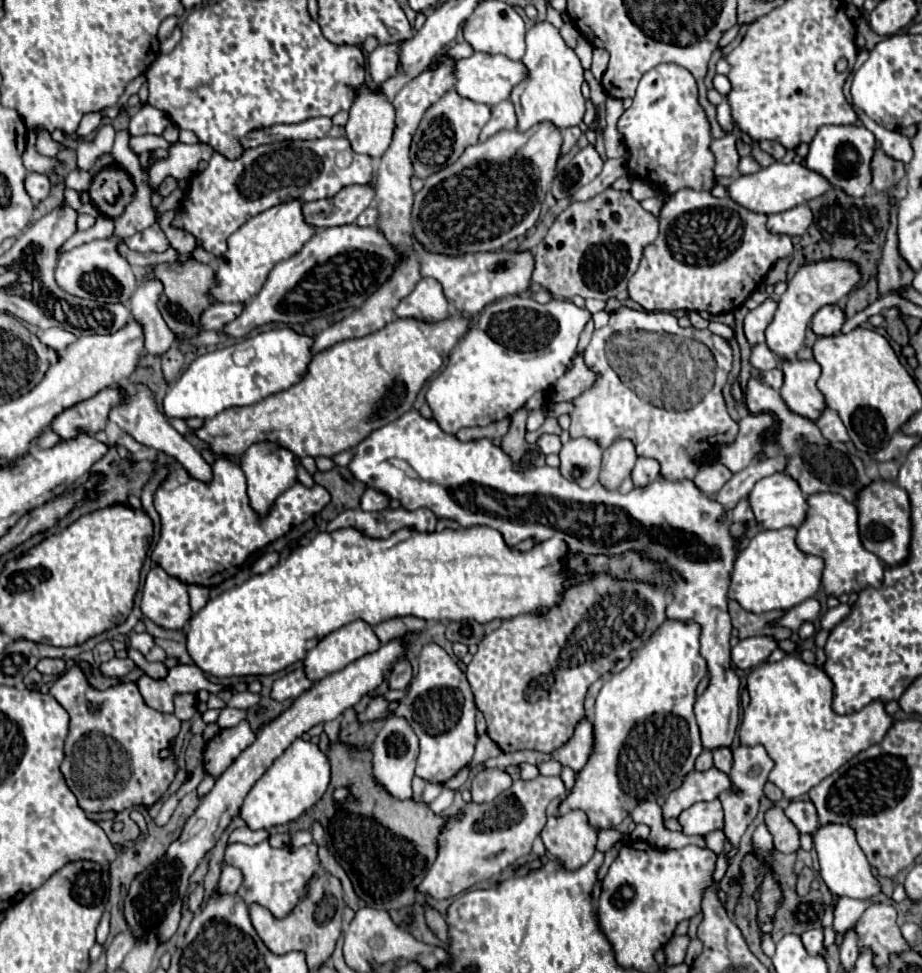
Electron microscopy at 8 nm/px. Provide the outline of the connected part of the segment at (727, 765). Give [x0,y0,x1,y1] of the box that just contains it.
[713,747,733,773]

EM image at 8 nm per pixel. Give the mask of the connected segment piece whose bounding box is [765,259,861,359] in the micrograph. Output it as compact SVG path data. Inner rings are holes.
M821 259L813 263L805 263L797 269L793 279L789 281L787 291L781 295L775 319L767 329L767 345L769 349L783 359L795 359L797 351L805 341L805 331L813 319L813 315L825 305L843 303L843 299L861 283L861 269L853 261L843 259Z

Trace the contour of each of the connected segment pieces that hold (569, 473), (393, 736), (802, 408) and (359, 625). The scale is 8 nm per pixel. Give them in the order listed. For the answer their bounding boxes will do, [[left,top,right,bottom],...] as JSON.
[[559,437,601,487],[371,717,419,801],[779,359,825,421],[303,621,381,681]]

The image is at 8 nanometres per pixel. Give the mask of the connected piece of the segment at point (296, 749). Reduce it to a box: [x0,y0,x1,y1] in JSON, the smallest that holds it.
[241,739,331,829]

